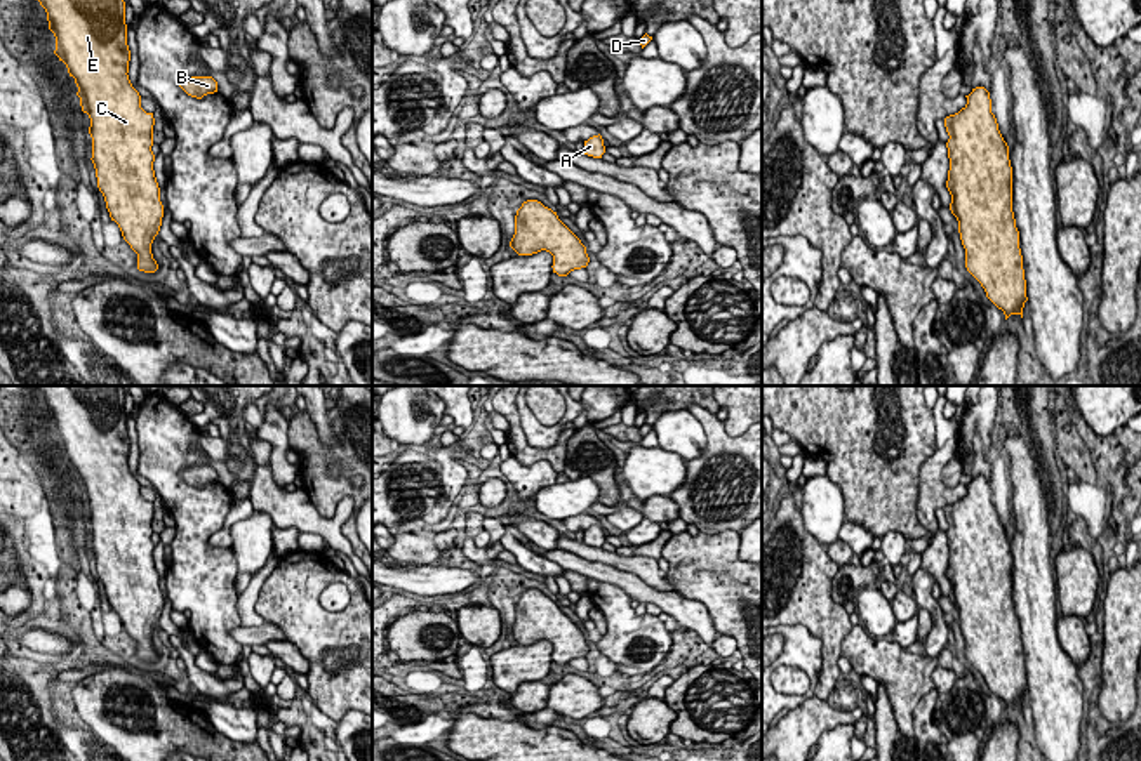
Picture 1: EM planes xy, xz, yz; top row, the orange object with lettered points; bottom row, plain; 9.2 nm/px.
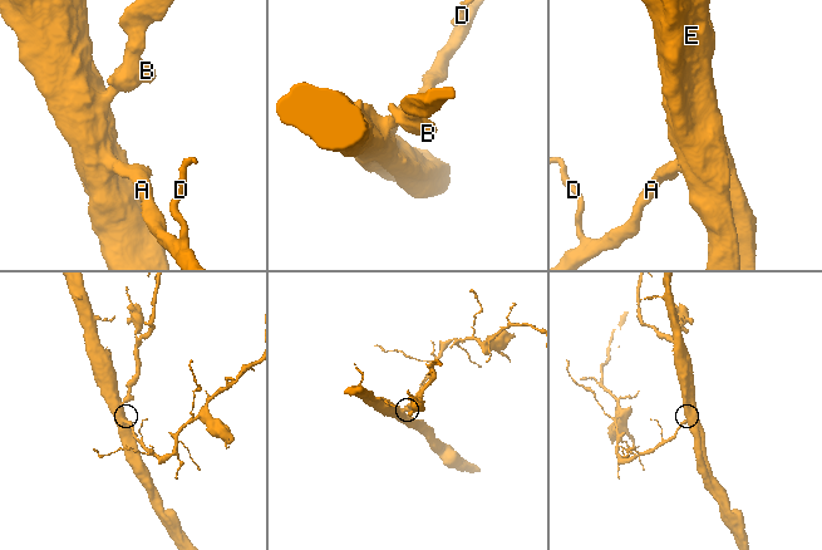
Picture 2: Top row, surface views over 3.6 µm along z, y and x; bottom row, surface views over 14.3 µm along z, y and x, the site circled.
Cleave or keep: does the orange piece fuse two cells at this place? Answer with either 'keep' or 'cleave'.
keep

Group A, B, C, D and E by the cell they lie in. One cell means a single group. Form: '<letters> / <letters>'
A B C D E

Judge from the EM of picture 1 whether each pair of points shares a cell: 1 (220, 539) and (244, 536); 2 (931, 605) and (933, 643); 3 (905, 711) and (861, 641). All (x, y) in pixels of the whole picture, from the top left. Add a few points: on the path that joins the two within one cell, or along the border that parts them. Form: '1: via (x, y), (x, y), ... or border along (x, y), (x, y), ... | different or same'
1: border along (228, 529), (232, 546) | different
2: via (936, 614), (938, 635) | same
3: via (903, 694), (903, 683), (879, 659) | same

